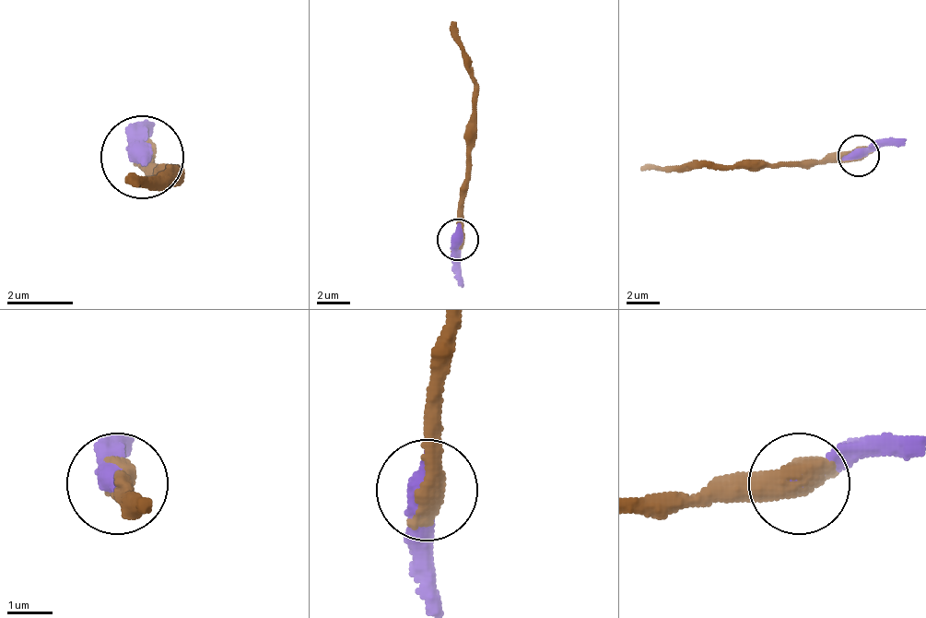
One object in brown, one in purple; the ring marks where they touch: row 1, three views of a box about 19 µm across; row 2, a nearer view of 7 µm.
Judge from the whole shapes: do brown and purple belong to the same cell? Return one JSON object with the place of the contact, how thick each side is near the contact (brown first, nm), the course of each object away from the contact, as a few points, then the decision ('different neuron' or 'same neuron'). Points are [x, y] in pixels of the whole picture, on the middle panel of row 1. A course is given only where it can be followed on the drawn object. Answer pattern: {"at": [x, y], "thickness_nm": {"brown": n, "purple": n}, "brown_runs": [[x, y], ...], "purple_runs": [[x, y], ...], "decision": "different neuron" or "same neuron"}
{"at": [458, 240], "thickness_nm": {"brown": 440, "purple": 600}, "brown_runs": [[461, 239], [474, 68], [452, 23]], "purple_runs": [[457, 239], [461, 289]], "decision": "same neuron"}

